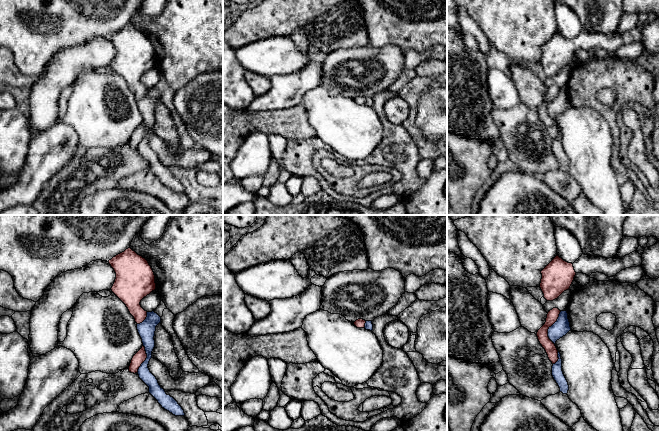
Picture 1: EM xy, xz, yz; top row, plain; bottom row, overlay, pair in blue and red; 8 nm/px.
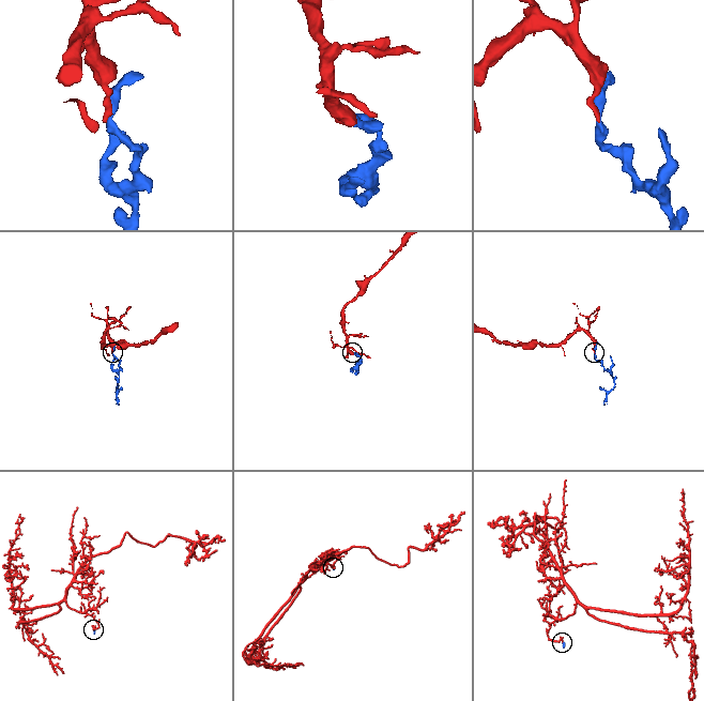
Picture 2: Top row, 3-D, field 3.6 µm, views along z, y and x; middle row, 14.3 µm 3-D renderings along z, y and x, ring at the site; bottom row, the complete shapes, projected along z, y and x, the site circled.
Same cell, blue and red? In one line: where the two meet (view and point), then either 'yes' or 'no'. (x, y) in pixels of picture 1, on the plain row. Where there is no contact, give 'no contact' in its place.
meets blue in yz at (549, 104); no

